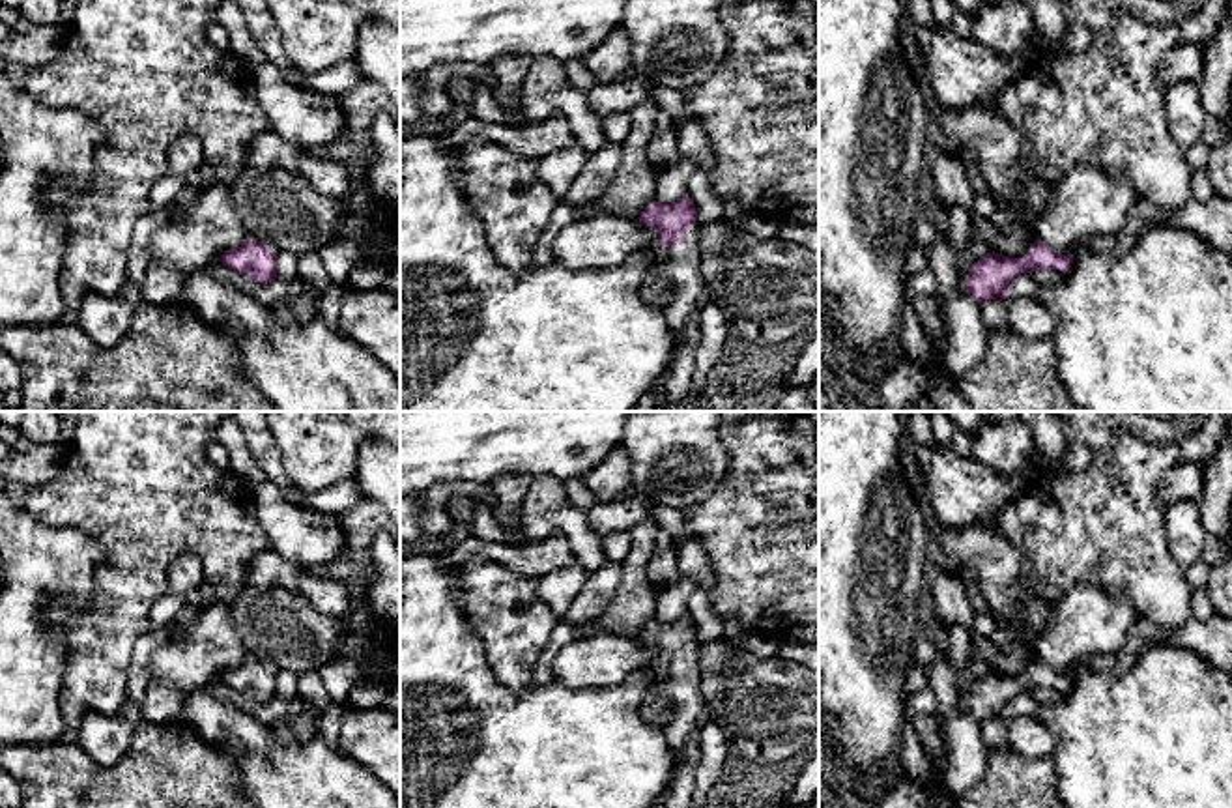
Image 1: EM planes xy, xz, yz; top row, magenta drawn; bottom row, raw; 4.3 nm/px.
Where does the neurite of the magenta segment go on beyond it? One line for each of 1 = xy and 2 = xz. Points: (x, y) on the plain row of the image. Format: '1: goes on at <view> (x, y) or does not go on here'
1: does not go on here
2: does not go on here

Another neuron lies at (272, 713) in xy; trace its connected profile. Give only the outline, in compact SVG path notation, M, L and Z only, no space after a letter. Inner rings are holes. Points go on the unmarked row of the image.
M221 679L209 681L200 690L206 690L206 692L217 696L217 698L232 701L243 713L254 716L258 722L262 722L267 728L273 728L279 722L295 720L295 718L307 714L312 709L299 696L294 698L294 700L282 700L282 698L277 696L275 700L271 700L267 703L260 703L254 698L239 692L237 688L230 688Z

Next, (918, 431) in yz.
M907 411L905 415L905 436L909 443L920 447L938 447L927 411Z

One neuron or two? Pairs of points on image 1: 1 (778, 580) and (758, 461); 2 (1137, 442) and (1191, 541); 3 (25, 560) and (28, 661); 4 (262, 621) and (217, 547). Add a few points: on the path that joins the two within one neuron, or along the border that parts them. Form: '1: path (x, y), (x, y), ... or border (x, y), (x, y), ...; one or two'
1: path (778, 550), (774, 490); one
2: border (1163, 507), (1165, 541), (1171, 550); two
3: path (25, 584), (25, 636); one
4: border (264, 550), (251, 562), (245, 586), (229, 603); two

